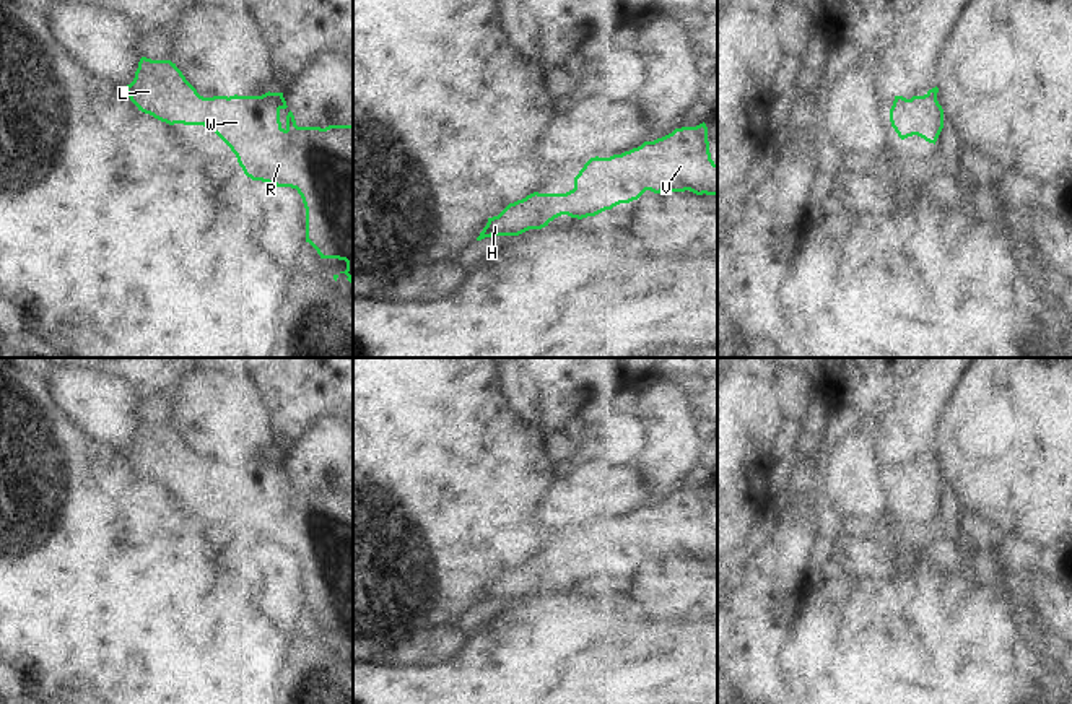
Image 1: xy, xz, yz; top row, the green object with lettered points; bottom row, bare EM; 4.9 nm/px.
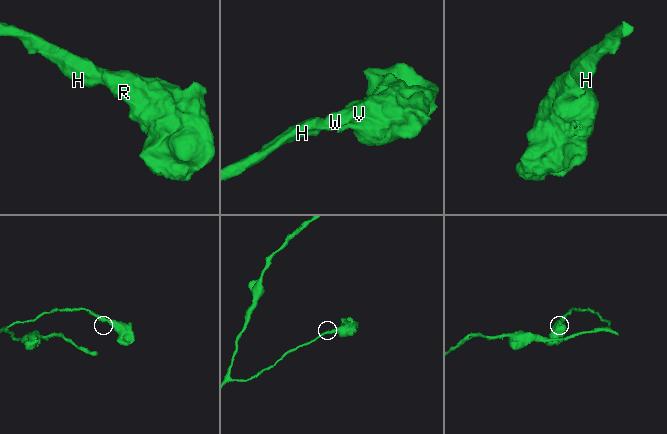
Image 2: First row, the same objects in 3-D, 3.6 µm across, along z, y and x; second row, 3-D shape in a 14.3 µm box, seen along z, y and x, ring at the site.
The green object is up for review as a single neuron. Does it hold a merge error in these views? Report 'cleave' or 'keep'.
keep

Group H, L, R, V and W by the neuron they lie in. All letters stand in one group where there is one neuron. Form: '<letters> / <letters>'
H L R V W

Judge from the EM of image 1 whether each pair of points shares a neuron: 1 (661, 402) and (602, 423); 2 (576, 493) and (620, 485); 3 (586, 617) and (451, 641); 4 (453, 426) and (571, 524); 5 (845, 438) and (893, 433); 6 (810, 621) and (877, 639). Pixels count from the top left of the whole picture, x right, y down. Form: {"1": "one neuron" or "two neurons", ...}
{"1": "two neurons", "2": "one neuron", "3": "two neurons", "4": "two neurons", "5": "two neurons", "6": "one neuron"}

